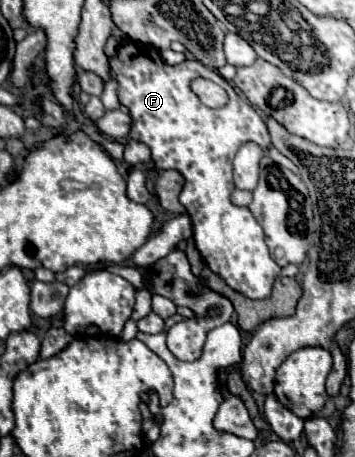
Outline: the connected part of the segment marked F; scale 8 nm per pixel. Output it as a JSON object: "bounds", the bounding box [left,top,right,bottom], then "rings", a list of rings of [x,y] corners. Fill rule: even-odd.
{"bounds":[111,40,281,298],"rings":[[[123,40],[111,58],[111,70],[119,82],[119,104],[127,106],[135,120],[129,136],[151,148],[155,168],[177,170],[185,178],[179,202],[191,216],[193,238],[205,264],[247,298],[267,298],[281,268],[269,256],[263,228],[249,208],[237,208],[229,200],[235,190],[233,158],[237,150],[247,142],[255,142],[261,148],[267,148],[271,142],[261,116],[247,100],[237,96],[233,86],[223,80],[217,70],[197,60],[171,66],[159,56],[159,50],[149,44]],[[195,78],[207,78],[219,84],[229,94],[229,102],[223,108],[205,106],[191,90]]]}

